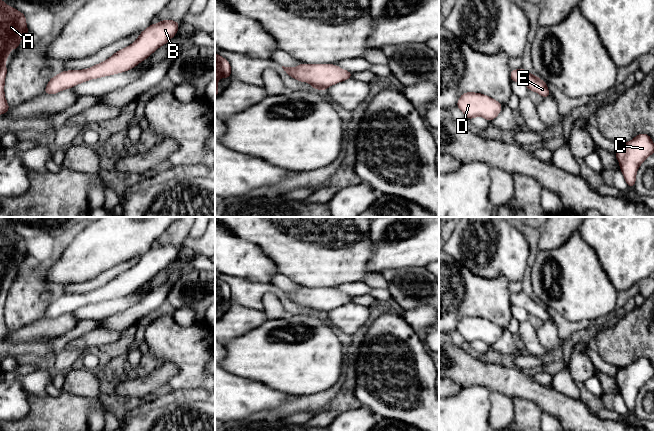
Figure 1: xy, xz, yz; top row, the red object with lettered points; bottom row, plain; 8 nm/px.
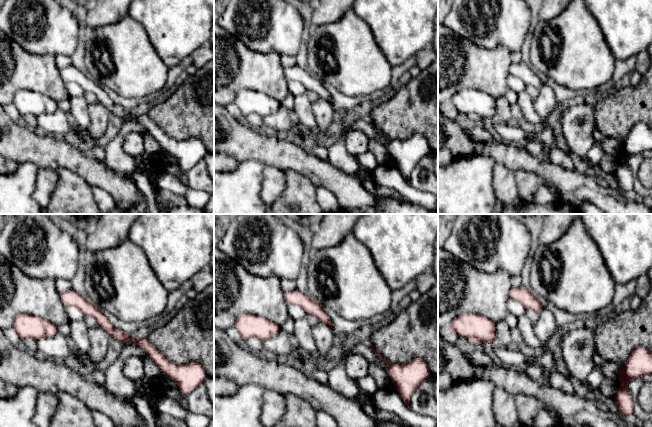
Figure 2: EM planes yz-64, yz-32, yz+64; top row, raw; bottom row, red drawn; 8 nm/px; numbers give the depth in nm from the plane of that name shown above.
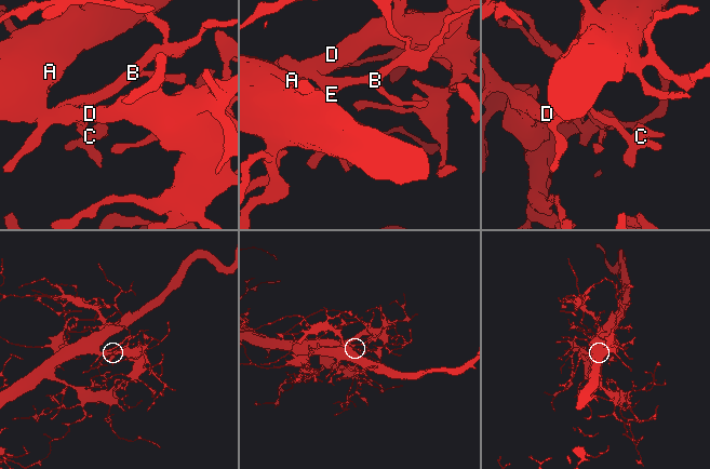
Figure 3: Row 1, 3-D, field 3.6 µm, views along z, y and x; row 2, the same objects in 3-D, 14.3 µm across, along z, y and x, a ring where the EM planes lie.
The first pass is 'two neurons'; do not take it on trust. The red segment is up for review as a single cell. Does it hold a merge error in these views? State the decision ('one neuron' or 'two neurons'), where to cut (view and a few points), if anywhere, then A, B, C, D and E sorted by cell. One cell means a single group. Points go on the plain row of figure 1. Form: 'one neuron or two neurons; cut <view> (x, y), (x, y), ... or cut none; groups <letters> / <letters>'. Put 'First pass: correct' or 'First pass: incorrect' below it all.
one neuron; cut none; groups A B C D E
First pass: incorrect

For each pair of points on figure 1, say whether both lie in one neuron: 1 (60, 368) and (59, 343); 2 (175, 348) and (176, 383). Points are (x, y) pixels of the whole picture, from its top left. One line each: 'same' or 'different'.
1: different
2: same

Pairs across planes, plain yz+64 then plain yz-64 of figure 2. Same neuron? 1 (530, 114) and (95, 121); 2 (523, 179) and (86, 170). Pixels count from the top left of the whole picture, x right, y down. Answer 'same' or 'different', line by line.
1: different
2: different

